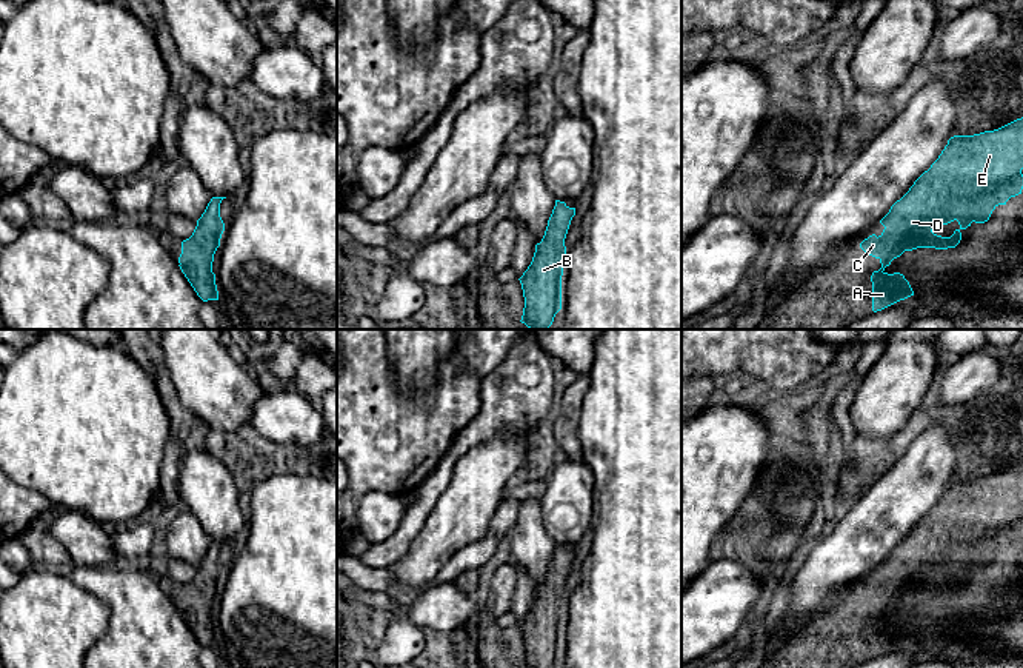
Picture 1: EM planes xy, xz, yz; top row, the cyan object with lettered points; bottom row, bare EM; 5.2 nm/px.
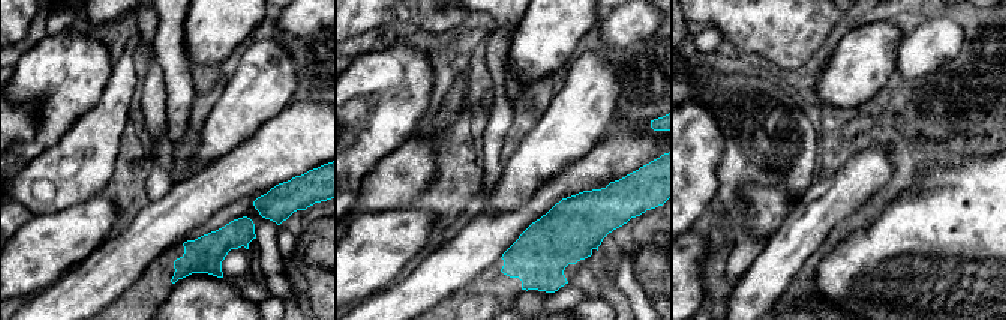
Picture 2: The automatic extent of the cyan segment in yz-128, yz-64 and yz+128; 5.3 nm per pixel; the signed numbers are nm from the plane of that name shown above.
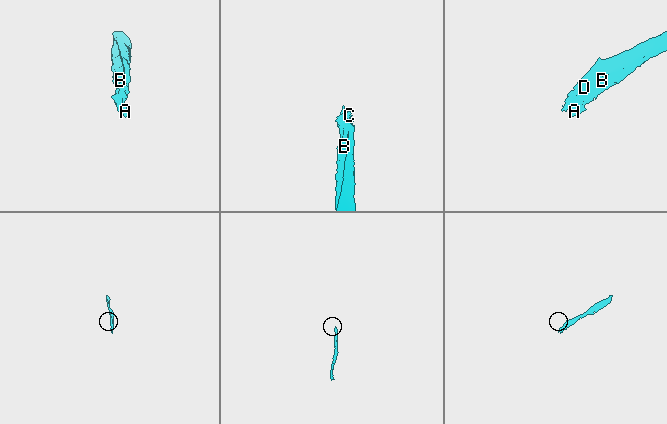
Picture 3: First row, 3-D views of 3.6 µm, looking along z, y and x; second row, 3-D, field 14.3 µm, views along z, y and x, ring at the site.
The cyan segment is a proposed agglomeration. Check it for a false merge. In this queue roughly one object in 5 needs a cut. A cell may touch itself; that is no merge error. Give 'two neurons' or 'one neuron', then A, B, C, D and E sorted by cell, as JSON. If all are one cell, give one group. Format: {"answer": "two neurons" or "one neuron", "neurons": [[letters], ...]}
{"answer": "one neuron", "neurons": [["A", "B", "C", "D", "E"]]}

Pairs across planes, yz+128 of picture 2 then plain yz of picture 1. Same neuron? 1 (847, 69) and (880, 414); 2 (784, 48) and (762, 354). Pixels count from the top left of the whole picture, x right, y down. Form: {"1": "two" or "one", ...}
{"1": "one", "2": "one"}

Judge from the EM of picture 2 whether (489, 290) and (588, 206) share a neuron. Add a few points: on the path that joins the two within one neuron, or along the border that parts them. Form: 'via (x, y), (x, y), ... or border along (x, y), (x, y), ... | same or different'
via (513, 278), (564, 230) | same

